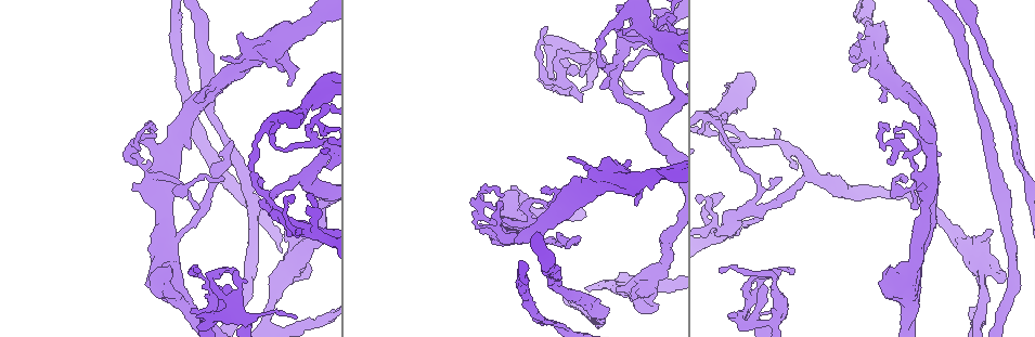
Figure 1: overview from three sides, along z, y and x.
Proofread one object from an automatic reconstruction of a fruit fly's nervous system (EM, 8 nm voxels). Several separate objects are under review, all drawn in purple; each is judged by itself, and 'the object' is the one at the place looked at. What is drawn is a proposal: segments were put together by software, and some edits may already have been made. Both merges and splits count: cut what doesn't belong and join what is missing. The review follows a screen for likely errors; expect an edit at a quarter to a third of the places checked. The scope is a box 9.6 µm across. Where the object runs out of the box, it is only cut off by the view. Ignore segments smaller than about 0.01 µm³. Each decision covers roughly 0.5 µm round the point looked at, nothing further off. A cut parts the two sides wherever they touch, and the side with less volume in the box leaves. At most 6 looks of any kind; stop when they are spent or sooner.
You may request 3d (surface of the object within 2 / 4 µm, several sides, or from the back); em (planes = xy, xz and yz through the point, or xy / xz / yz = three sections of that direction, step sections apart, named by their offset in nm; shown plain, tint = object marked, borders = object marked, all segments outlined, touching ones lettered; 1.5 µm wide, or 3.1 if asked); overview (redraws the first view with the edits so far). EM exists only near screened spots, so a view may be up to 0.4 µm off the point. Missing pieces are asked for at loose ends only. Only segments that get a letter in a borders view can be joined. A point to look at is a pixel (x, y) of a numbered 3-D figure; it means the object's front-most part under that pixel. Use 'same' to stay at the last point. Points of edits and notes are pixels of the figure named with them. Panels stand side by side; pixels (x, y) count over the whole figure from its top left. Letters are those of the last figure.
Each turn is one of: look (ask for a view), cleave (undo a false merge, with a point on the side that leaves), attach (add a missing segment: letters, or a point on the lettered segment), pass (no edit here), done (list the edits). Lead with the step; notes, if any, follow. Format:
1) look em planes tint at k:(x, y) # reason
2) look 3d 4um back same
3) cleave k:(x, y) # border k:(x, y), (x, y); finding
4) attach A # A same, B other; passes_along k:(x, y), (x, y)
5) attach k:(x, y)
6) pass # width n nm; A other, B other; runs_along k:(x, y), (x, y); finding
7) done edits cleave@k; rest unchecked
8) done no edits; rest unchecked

look 3d 4um back at 1:(718, 126) # branch point

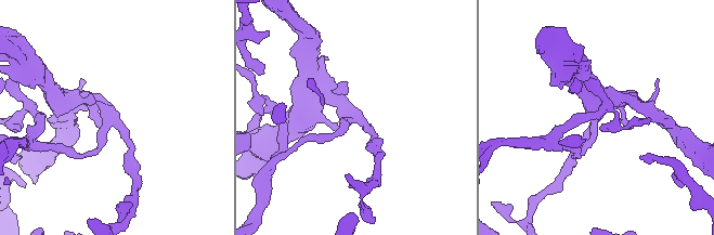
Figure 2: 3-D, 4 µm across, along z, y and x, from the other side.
look em planes borders at 2:(357, 117)

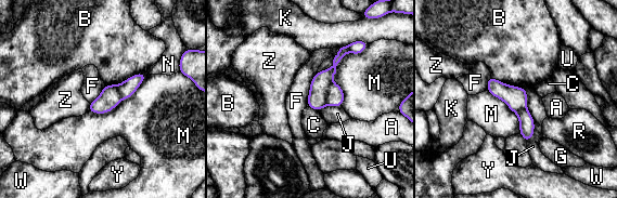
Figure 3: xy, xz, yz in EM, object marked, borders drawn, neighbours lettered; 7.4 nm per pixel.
cleave 3:(317, 98) # A other, B other, C other, F other, G other, J other, K other, M other, N other, R other, U other, W other, Y other, Z other; border 3:(332, 81), (326, 94), (326, 104); two neurons meet here

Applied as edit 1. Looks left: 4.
look overview # see it whole again

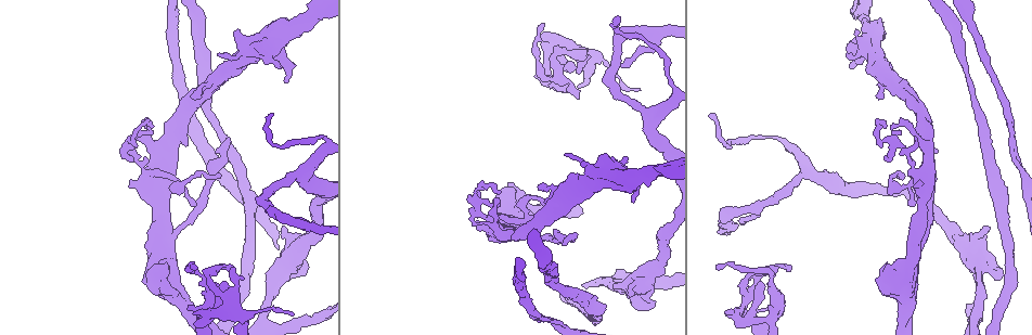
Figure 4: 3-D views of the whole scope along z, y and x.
look em planes borders at 4:(575, 233) # long arm stops here

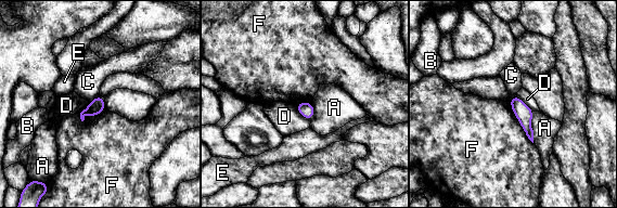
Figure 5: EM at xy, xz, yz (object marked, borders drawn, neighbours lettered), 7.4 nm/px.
pass # A other, B other, C other, D other, E other, F other; border 5:(509, 102), (523, 131), (532, 143); none of them fits

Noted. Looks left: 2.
done edits cleave@3; rest unchecked

